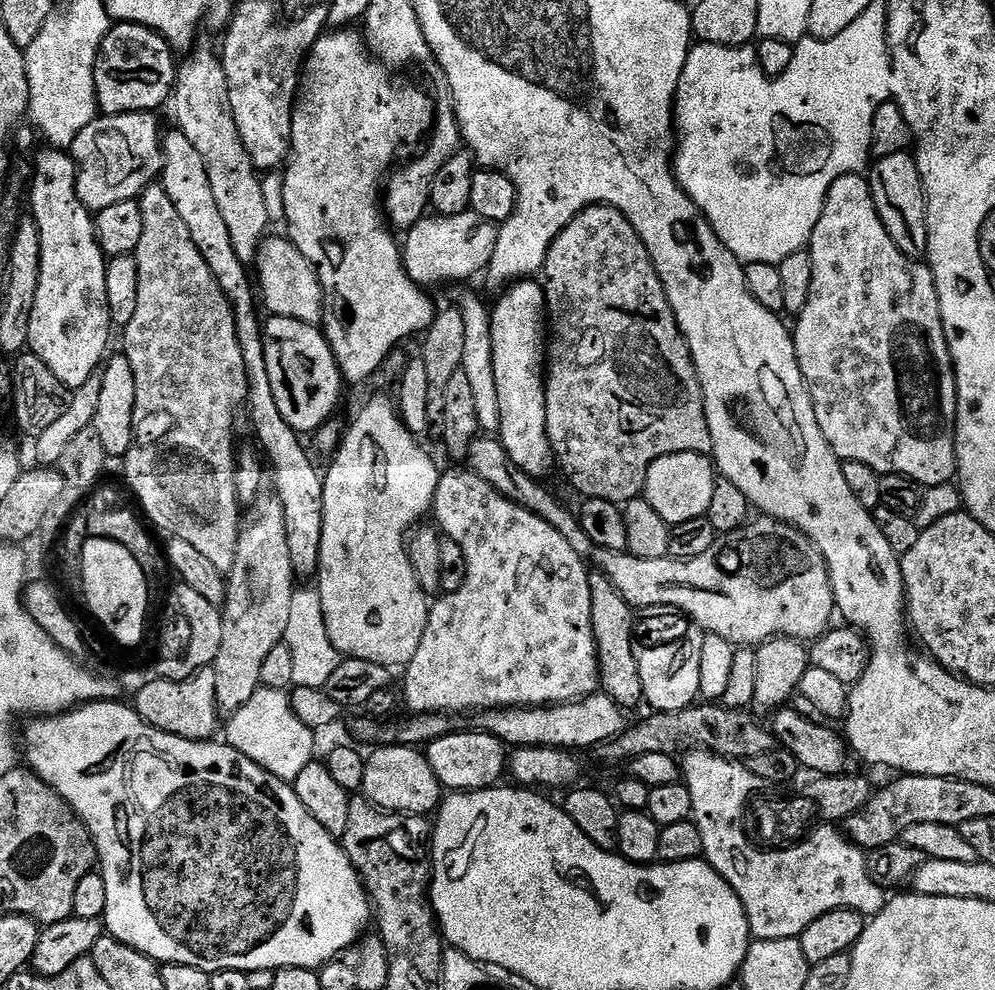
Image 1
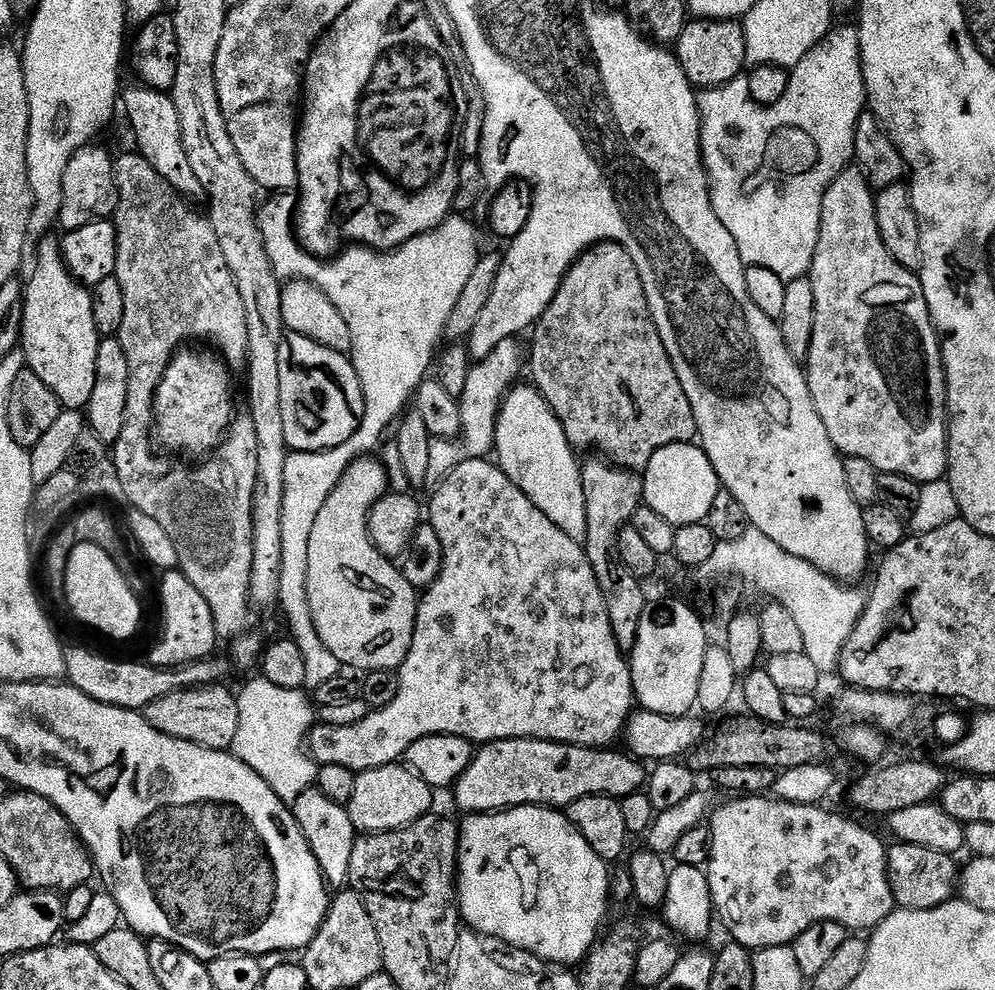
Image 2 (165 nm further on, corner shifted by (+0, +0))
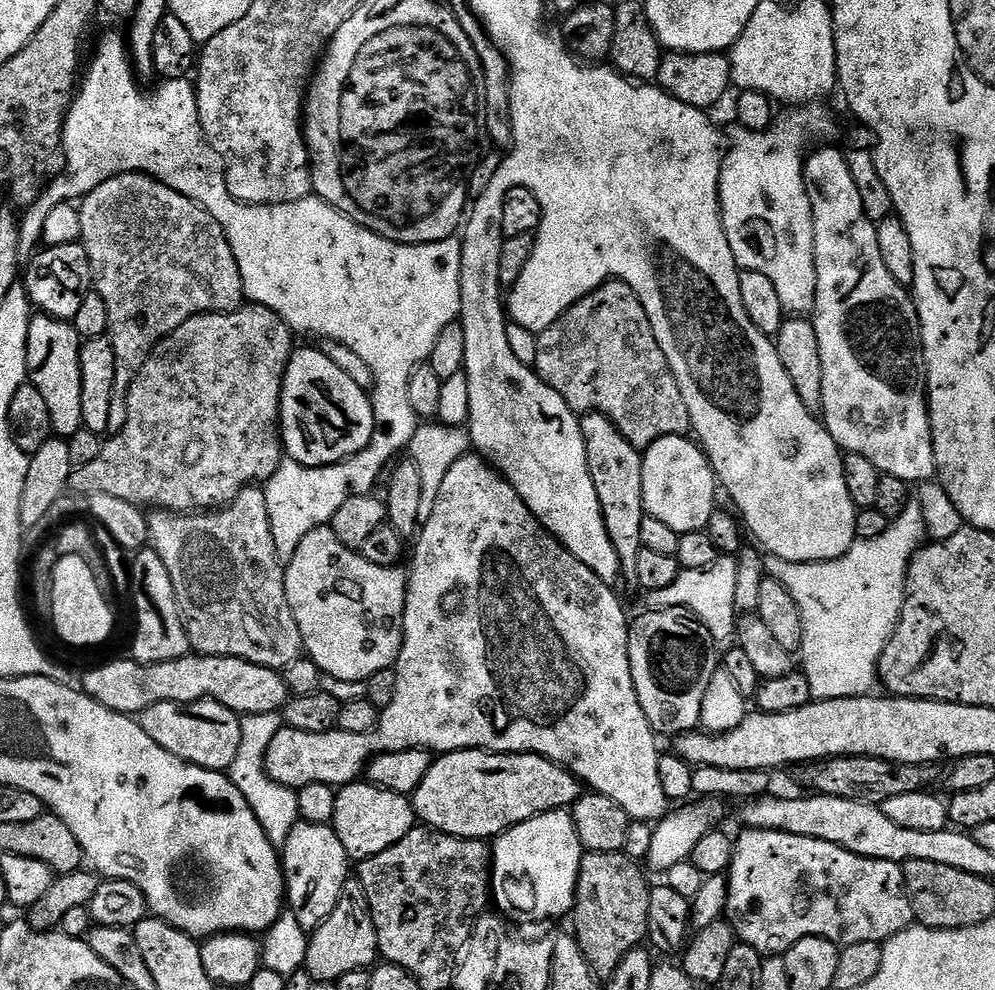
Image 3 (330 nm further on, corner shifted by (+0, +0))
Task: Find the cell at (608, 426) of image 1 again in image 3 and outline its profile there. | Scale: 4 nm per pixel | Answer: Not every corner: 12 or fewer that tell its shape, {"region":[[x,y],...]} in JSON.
{"region":[[632,287],[537,339],[534,368],[634,447],[692,427]]}

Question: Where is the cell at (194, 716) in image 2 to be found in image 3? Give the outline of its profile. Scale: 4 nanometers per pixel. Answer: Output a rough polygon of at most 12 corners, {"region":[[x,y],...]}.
{"region":[[213,700],[158,702],[138,723],[162,750],[224,772],[241,717]]}

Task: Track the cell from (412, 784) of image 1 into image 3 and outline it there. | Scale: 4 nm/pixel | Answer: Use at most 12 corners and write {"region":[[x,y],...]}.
{"region":[[346,784],[331,825],[353,861],[417,827],[411,799]]}

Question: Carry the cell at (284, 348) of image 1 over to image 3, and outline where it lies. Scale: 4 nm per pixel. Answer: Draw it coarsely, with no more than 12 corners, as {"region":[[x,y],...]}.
{"region":[[297,347],[280,399],[282,448],[341,464],[376,433],[369,393]]}

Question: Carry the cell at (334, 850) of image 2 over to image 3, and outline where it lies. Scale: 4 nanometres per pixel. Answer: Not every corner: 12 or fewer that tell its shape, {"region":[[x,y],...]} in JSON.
{"region":[[297,822],[282,845],[286,904],[326,922],[350,878],[331,824]]}

